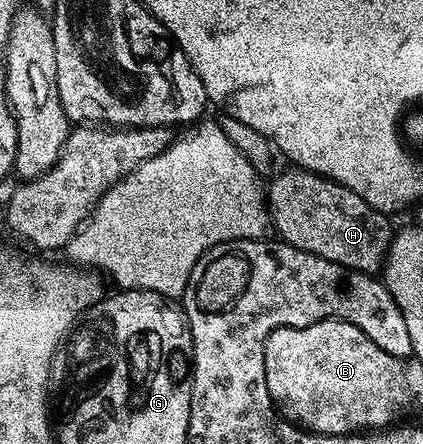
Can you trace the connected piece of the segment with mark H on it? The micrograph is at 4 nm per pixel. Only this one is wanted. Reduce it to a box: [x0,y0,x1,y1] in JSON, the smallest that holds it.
[265,169,394,276]

